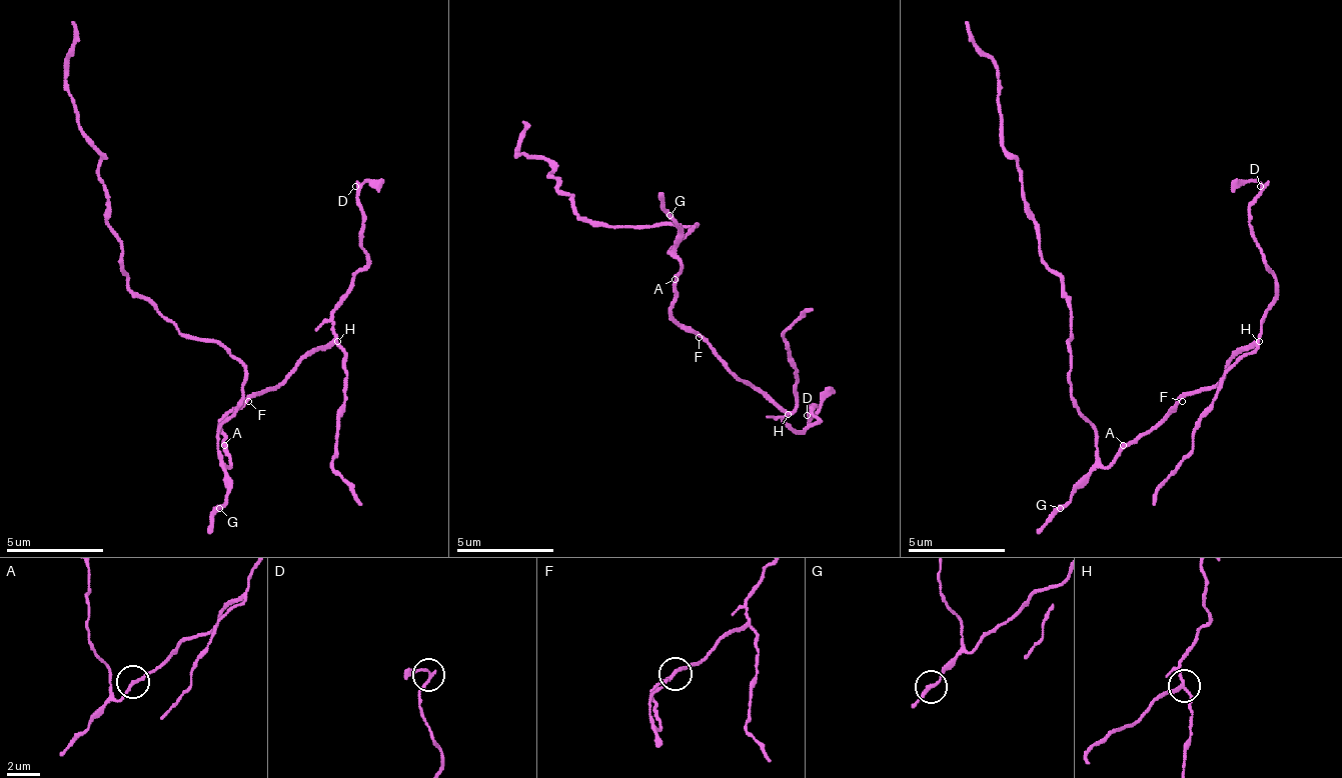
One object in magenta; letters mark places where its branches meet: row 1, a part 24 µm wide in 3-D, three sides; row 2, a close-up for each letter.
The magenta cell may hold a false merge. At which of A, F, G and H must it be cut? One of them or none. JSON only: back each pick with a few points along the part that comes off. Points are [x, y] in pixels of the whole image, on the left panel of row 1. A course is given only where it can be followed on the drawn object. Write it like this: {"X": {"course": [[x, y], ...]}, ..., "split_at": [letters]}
{"H": {"course": [[336, 342], [331, 308], [365, 264], [360, 186], [370, 181], [380, 191]]}, "split_at": ["H"]}

